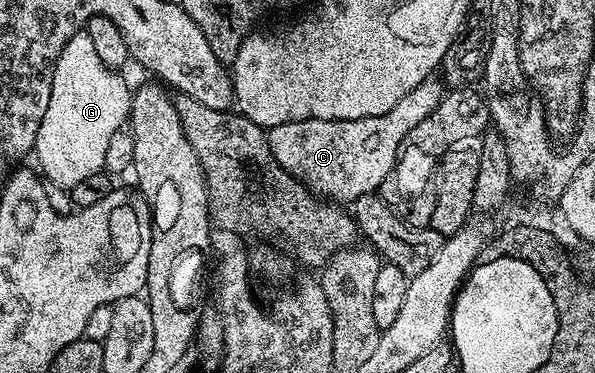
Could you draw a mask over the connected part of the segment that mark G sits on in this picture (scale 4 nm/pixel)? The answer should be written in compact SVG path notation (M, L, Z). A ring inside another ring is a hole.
M88 32L67 40L63 52L53 64L51 84L51 100L63 102L55 96L67 96L67 108L63 108L63 112L67 112L67 134L53 134L53 146L35 147L40 173L52 185L74 188L92 174L105 170L107 144L111 144L111 136L126 125L131 109L131 86L117 74L120 73L106 66L95 52L95 43Z

